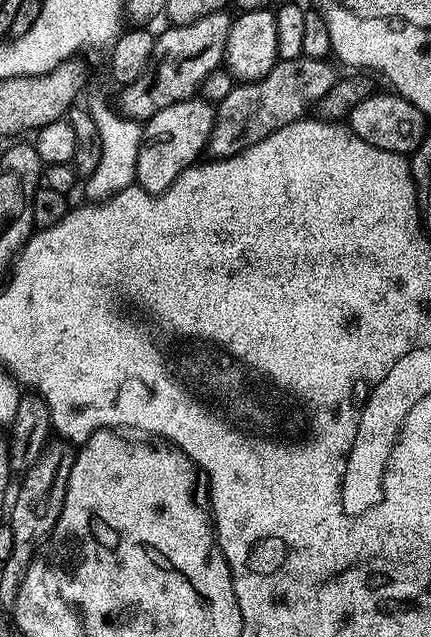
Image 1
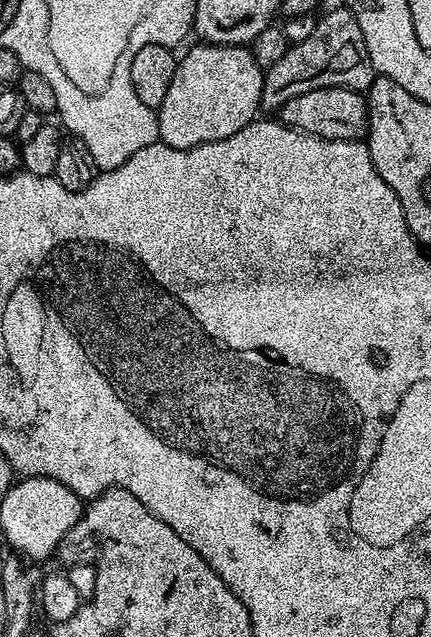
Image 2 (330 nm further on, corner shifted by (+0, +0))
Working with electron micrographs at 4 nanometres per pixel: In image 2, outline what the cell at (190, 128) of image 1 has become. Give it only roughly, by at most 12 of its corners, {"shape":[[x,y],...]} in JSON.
{"shape":[[196,42],[156,112],[159,143],[193,148],[257,119],[251,47]]}

